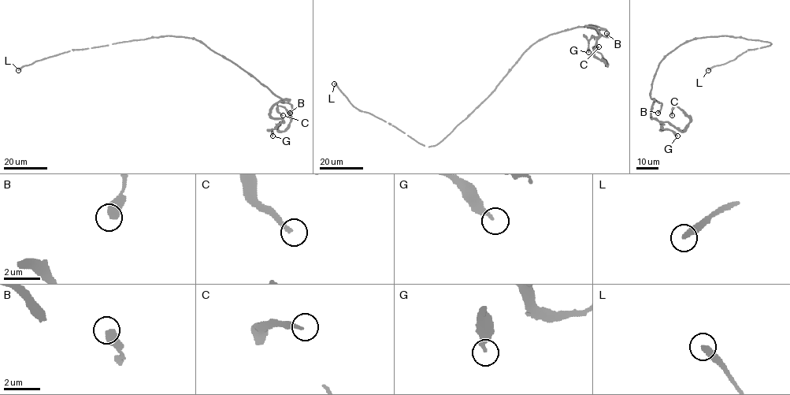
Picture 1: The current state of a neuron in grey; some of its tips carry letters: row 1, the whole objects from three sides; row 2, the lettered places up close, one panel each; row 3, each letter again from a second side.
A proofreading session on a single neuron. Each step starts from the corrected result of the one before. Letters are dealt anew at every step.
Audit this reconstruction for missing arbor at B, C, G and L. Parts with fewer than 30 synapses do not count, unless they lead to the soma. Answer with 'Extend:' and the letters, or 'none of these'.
Extend: L

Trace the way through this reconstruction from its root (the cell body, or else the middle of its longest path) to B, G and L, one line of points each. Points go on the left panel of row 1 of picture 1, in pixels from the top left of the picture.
B: (198, 40), (283, 98), (281, 101), (291, 105), (290, 113)
G: (198, 40), (237, 65), (284, 99), (278, 101), (271, 110), (272, 117), (283, 121), (272, 129), (272, 136)
L: (198, 40), (165, 35), (73, 49), (36, 61), (18, 70)

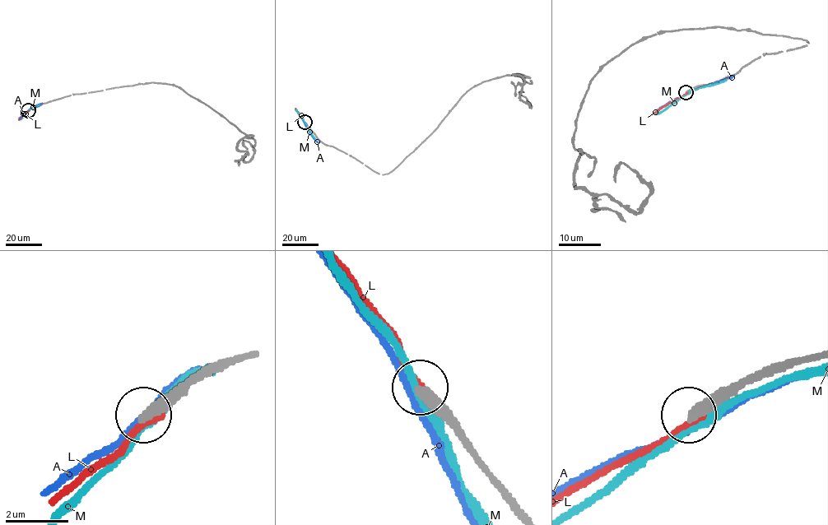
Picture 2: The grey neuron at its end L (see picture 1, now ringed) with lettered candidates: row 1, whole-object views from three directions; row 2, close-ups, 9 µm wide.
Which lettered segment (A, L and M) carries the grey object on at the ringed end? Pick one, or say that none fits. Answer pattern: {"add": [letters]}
{"add": []}

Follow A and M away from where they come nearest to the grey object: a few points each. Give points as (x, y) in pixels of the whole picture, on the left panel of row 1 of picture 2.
A: (28, 111), (42, 103)
M: (29, 110), (39, 105)

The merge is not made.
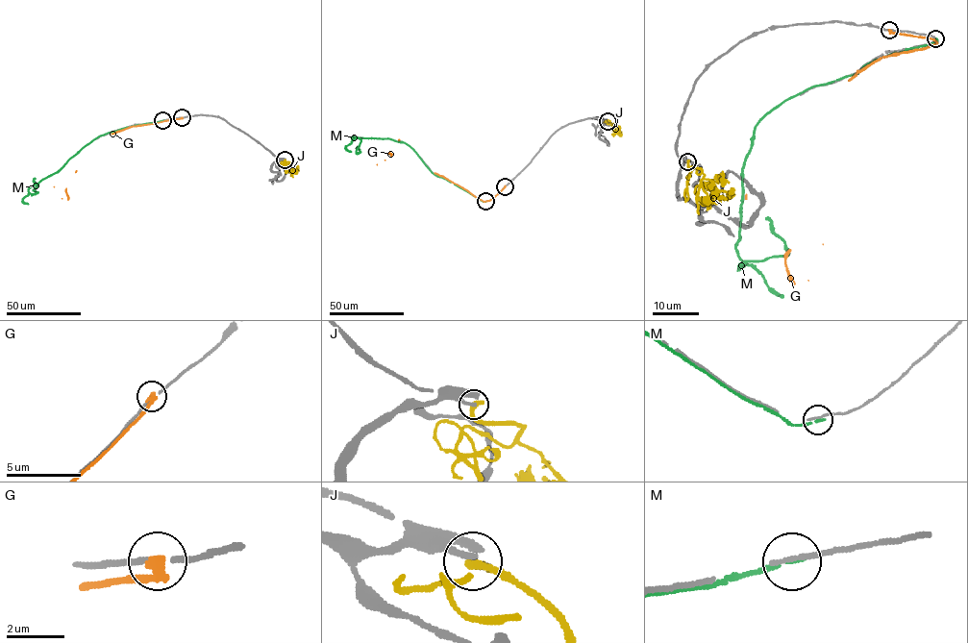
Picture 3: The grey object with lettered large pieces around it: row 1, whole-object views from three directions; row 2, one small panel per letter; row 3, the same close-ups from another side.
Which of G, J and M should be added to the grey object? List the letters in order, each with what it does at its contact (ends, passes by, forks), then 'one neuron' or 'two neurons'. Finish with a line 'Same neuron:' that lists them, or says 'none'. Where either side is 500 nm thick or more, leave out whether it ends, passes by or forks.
G: it ends | two neurons
J: it ends | two neurons
M: it ends | two neurons
Same neuron: none

